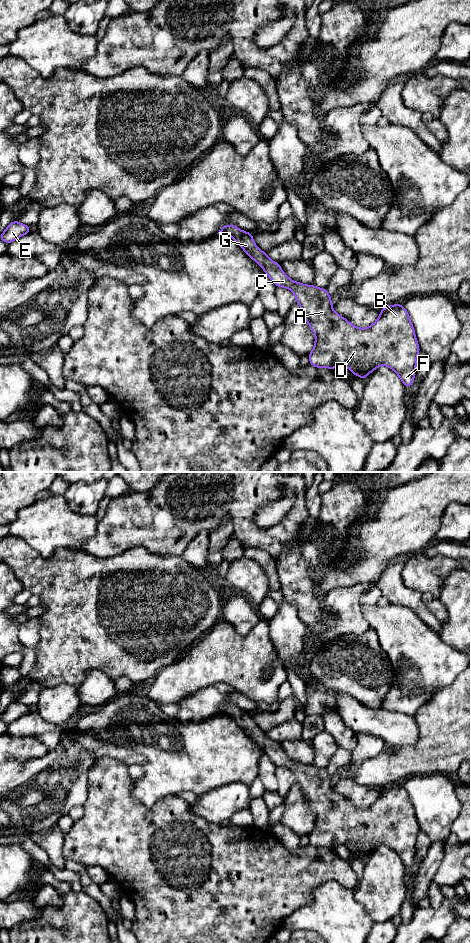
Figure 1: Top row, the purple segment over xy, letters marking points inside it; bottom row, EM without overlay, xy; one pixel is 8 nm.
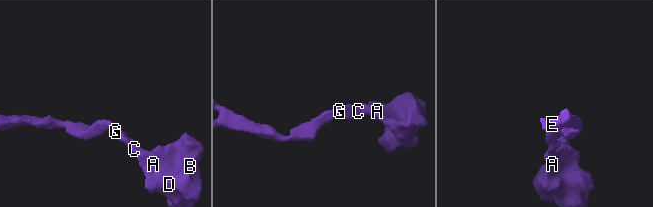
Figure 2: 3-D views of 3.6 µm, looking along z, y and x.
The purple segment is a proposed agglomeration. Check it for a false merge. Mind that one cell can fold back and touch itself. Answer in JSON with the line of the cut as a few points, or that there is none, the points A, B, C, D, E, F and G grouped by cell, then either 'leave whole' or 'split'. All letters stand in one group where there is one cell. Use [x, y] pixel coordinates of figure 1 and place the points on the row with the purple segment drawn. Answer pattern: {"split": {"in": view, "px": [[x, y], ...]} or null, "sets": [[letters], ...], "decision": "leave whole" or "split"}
{"split": null, "sets": [["A", "B", "C", "D", "E", "F", "G"]], "decision": "leave whole"}

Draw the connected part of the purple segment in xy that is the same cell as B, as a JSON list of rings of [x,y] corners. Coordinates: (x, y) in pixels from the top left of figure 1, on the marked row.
[[[224,225],[217,234],[231,236],[246,254],[263,268],[276,287],[285,287],[293,292],[306,322],[315,333],[314,349],[308,355],[310,365],[330,369],[345,365],[354,375],[362,379],[376,368],[385,365],[396,372],[406,389],[413,384],[420,348],[409,314],[401,303],[382,308],[379,318],[368,328],[357,328],[333,310],[331,296],[326,288],[292,281],[281,270],[280,263],[273,262],[257,247],[252,233],[242,231],[236,225]]]

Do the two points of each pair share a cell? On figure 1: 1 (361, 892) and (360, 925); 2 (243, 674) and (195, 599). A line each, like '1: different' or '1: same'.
1: different
2: different

